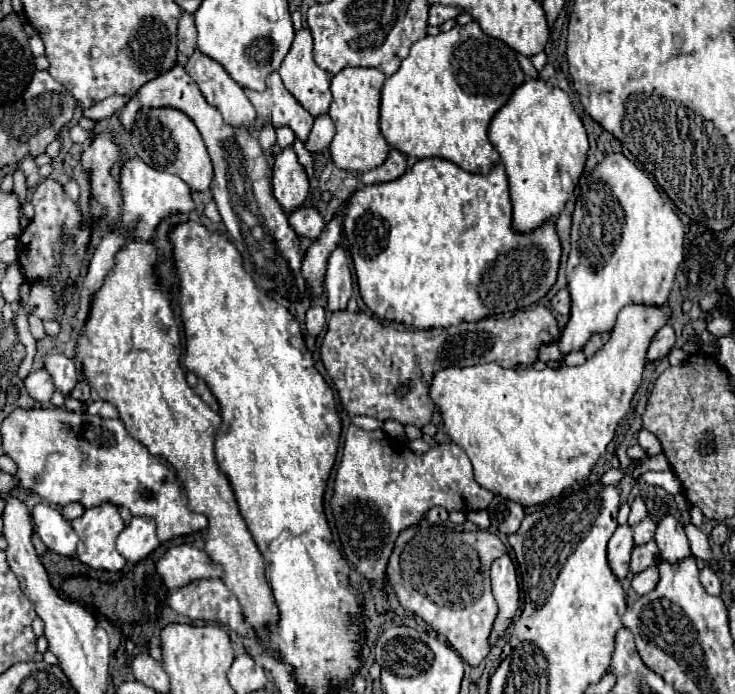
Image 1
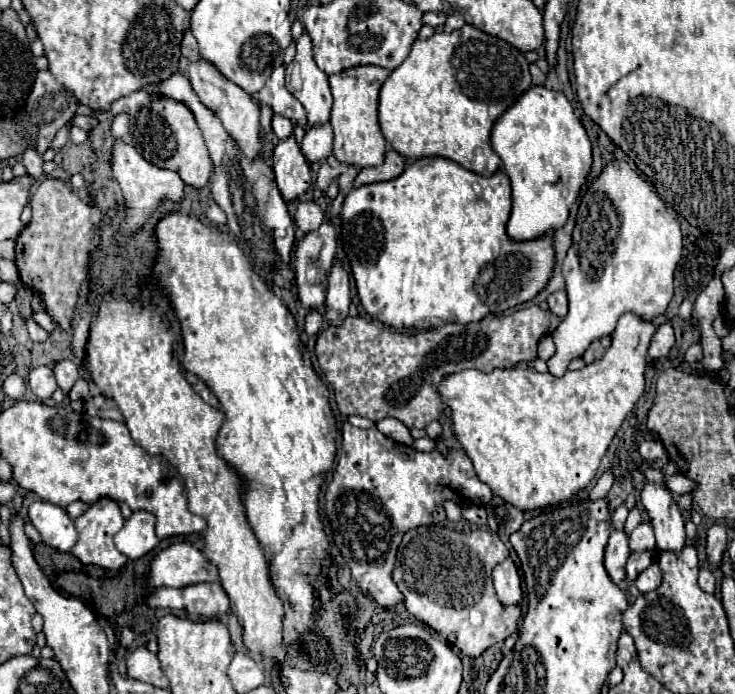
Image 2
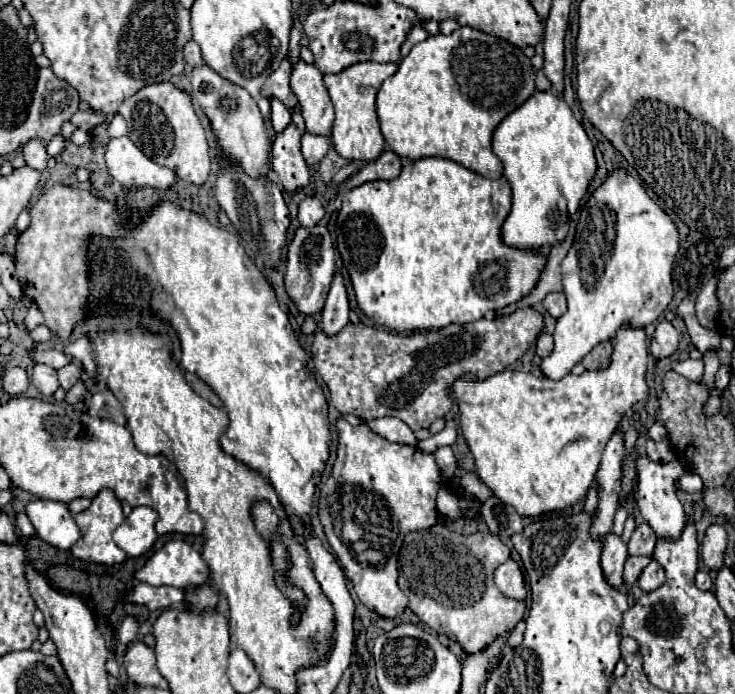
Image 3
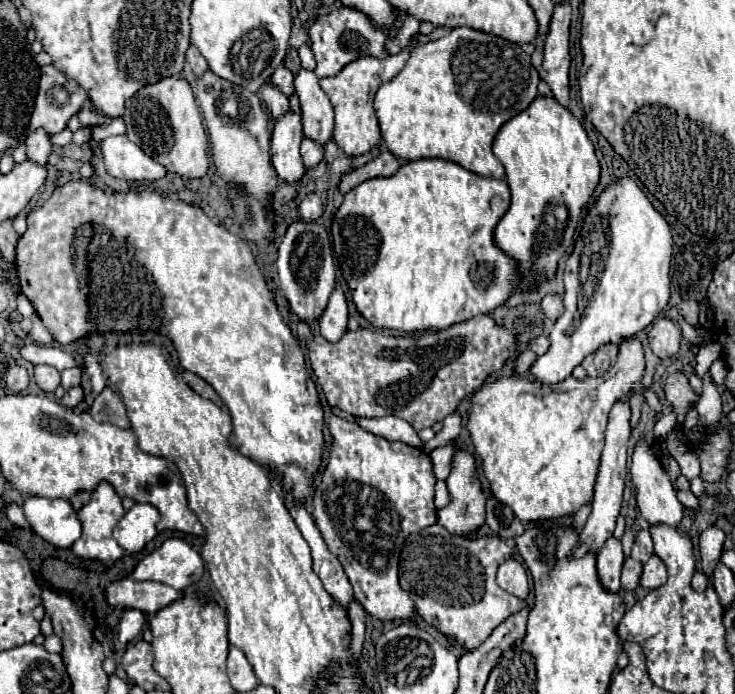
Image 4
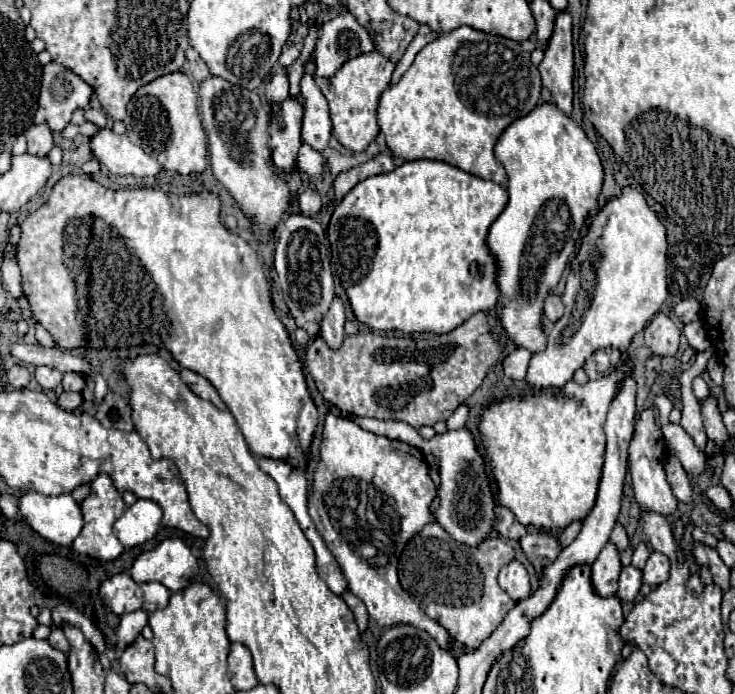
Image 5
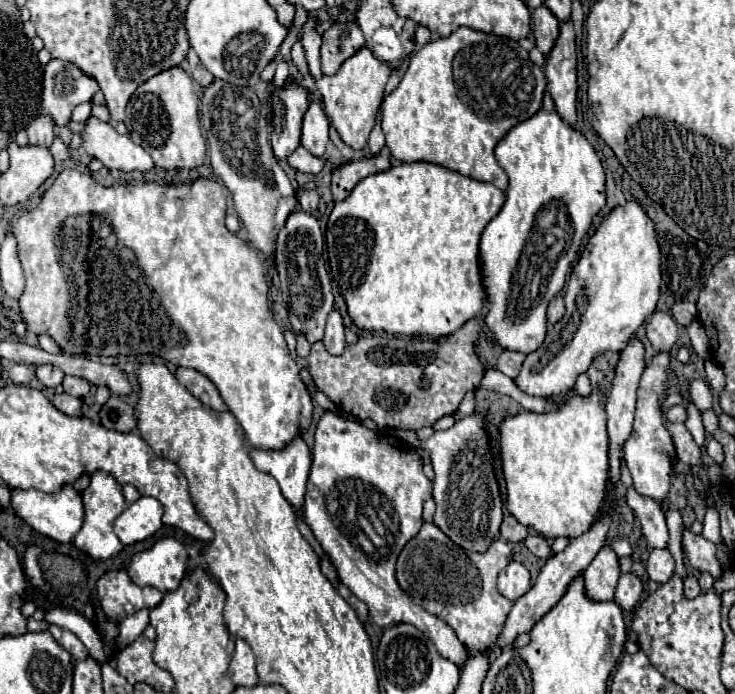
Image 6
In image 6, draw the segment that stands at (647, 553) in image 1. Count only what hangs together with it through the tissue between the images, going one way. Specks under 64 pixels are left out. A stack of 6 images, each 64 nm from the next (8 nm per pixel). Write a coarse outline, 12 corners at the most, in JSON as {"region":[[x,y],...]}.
{"region":[[622,574],[614,602],[632,612],[642,598],[642,580]]}

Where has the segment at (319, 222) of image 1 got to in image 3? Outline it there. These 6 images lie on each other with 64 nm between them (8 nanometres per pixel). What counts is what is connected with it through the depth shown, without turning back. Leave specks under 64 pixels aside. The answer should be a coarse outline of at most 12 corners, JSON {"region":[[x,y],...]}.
{"region":[[306,196],[298,206],[298,220],[304,228],[324,218],[316,196]]}

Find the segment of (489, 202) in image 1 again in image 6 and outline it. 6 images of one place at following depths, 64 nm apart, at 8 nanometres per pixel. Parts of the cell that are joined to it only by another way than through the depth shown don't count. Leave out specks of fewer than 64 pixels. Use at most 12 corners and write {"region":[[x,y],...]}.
{"region":[[428,162],[326,226],[356,328],[440,338],[486,302],[504,192]]}

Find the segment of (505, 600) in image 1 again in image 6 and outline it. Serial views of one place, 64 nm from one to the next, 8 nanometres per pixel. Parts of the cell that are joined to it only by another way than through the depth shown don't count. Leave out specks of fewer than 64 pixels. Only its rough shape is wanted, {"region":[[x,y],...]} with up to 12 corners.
{"region":[[510,562],[498,576],[498,590],[512,602],[530,586],[530,572]]}

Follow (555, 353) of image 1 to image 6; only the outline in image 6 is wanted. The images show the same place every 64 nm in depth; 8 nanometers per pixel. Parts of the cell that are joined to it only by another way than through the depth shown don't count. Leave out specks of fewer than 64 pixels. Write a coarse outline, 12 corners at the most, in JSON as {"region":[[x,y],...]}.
{"region":[[544,110],[496,146],[510,186],[480,238],[500,348],[544,342],[604,168]]}

